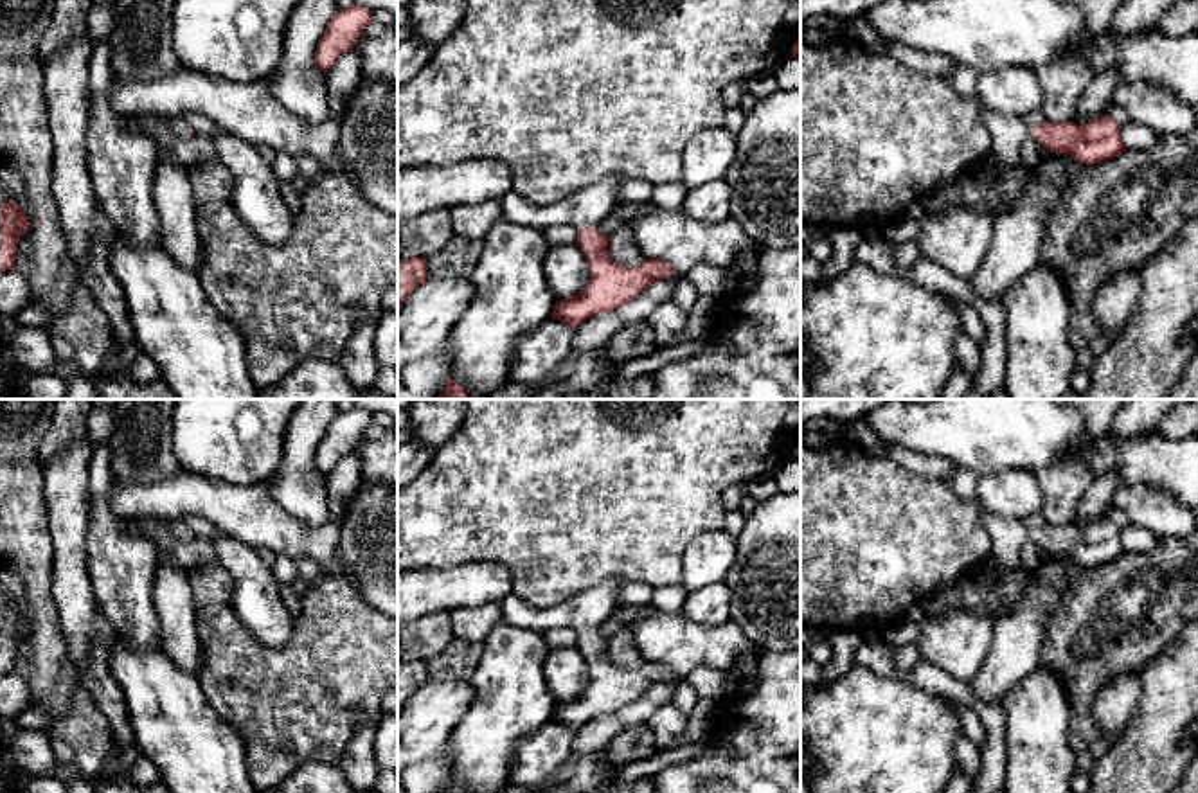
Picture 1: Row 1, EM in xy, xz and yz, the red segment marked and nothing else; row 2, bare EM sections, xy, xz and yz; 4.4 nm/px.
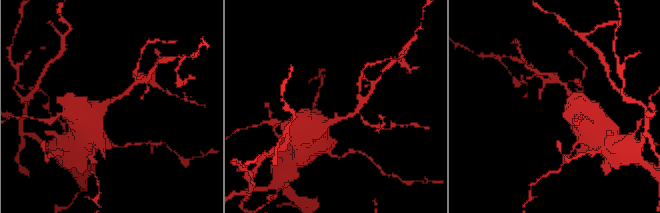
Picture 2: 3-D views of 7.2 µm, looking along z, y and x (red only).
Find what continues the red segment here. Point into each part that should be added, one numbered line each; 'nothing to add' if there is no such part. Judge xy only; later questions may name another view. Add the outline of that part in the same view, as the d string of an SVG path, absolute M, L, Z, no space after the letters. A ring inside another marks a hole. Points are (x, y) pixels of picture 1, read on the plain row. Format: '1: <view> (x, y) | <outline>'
1: xy (178, 531) | M169 521L169 529L171 529L173 538L176 541L187 541L187 539L191 539L187 529L180 521Z

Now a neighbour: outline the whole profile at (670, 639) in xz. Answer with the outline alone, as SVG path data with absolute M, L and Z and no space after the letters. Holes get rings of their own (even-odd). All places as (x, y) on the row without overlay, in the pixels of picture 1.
M653 606L624 629L630 631L644 662L658 662L673 669L680 680L698 667L729 673L738 656L748 651L761 655L734 622L709 628L691 624L680 613L657 611Z

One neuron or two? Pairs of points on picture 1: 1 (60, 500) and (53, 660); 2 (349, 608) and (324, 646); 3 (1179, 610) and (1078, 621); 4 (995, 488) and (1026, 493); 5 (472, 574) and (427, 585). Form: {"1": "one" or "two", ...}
{"1": "two", "2": "one", "3": "one", "4": "one", "5": "one"}

